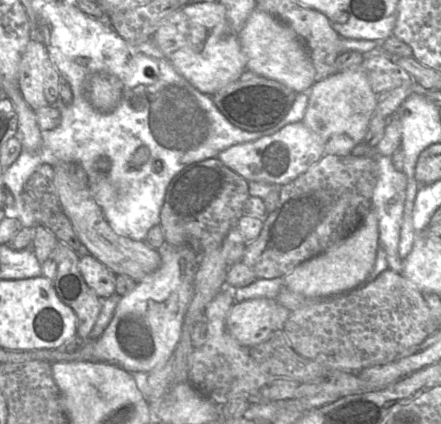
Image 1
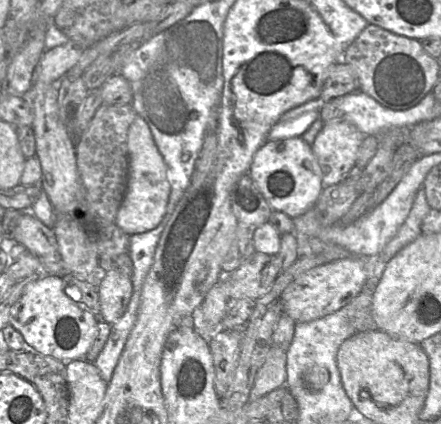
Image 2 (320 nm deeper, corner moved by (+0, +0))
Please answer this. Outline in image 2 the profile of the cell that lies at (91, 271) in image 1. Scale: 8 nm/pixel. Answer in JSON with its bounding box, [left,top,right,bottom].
[98,271,132,324]

